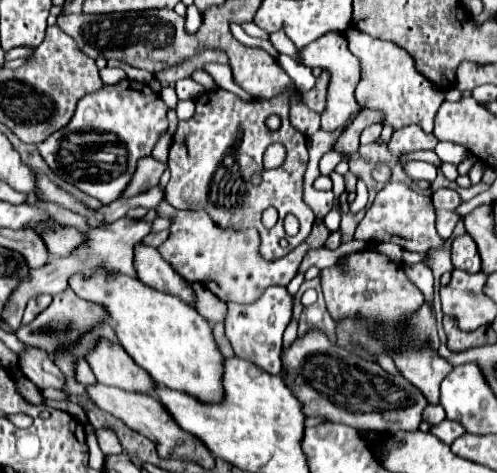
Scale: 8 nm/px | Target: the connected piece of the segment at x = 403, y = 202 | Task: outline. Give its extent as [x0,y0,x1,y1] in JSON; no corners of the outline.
[358,182,444,252]

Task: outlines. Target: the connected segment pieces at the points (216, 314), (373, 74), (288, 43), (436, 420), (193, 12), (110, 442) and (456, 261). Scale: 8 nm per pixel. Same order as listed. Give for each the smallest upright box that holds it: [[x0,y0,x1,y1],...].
[[188,282,226,322],[346,26,446,132],[270,30,298,60],[424,404,446,424],[185,4,202,34],[96,428,122,456],[452,234,480,274]]

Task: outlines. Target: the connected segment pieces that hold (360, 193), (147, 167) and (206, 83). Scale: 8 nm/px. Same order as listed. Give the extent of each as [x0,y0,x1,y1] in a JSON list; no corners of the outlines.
[[350,180,368,214],[124,158,166,196],[190,70,218,90]]

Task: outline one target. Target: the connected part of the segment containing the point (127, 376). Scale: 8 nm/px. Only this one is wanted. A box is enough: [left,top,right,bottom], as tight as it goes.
[86,338,154,392]

